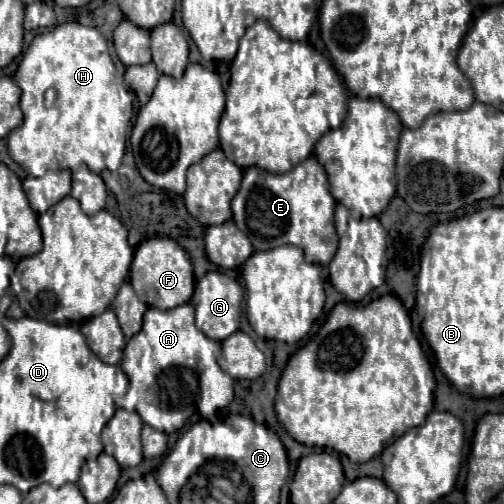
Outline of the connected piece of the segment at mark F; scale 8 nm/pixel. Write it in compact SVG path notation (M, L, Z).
M150 238L136 248L132 266L130 266L130 284L134 286L140 300L158 310L170 310L180 304L186 304L194 288L192 262L174 240L168 238Z

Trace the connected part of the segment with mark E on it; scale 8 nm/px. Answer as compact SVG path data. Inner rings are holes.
M310 156L288 174L266 174L260 168L246 168L242 186L232 200L232 218L236 226L252 240L254 250L272 250L276 246L298 246L304 250L308 264L328 266L338 242L334 230L334 206L328 176L320 162Z

